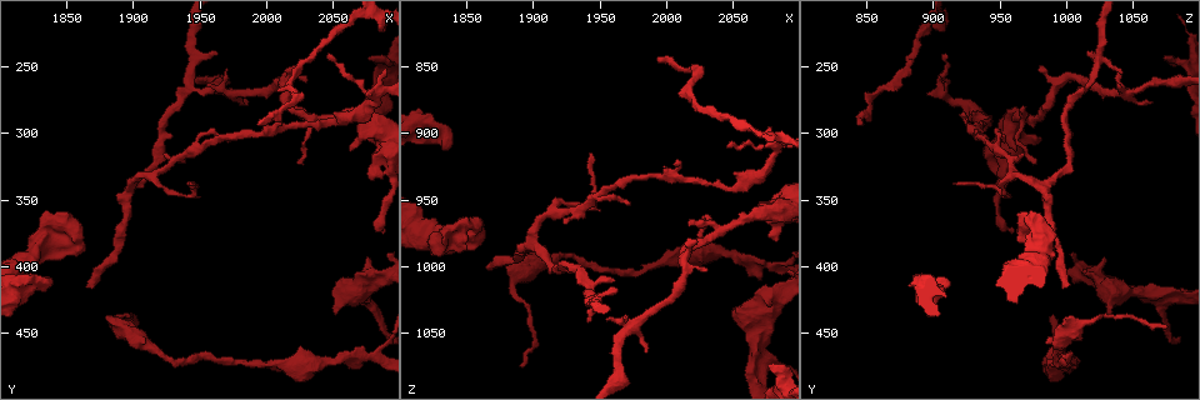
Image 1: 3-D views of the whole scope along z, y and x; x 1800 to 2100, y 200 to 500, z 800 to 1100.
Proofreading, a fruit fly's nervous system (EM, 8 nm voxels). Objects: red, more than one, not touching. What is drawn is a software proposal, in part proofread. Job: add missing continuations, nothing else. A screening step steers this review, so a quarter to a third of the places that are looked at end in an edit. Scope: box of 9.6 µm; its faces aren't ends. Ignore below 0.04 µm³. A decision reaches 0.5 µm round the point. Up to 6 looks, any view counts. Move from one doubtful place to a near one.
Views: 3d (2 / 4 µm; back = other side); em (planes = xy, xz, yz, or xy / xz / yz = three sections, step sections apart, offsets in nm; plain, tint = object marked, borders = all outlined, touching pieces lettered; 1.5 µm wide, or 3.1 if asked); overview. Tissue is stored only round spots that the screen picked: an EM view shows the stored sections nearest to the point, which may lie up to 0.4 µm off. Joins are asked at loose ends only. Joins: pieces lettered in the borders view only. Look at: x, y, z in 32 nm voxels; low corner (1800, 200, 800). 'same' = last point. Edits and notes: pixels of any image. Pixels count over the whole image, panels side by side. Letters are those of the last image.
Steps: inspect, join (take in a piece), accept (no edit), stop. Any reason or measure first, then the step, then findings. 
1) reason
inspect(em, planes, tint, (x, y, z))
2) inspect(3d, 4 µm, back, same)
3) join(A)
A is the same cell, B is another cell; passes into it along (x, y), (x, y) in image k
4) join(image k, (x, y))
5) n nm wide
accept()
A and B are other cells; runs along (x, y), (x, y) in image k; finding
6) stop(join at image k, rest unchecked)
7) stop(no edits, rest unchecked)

end of a long branch
inspect(3d, 2 µm, (1864, 412, 1004))

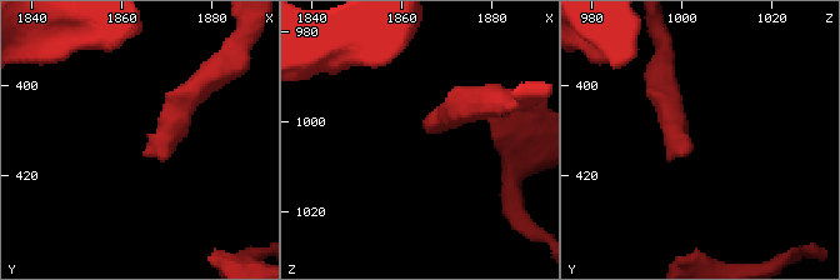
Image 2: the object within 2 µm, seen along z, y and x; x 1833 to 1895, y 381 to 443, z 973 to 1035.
shape alone is not enough
inspect(em, yz, step 8, borders, (1865, 414, 1001))

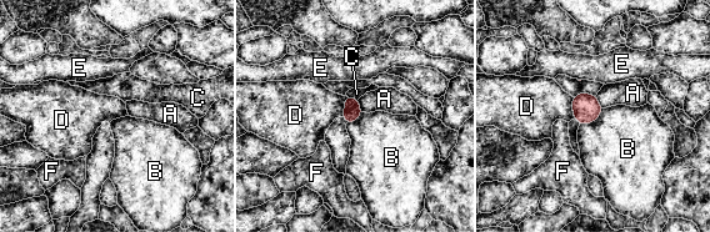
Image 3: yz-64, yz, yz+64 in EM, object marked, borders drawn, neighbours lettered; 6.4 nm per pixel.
cut it another way
inspect(em, planes, borders, same)

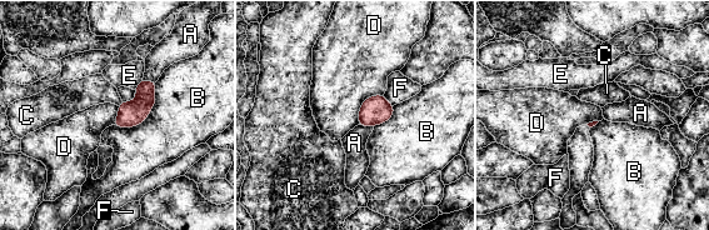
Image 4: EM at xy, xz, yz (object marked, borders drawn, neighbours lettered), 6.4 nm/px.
accept()
A, B, C, D, E and F are other cells; border along (383, 94), (363, 103), (358, 124) in image 4; no lettered piece goes on from it

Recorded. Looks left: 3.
thin end
inspect(3d, 2 µm, back, (1892, 444, 1076))

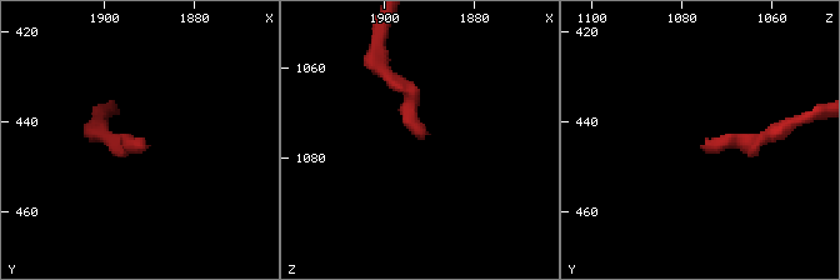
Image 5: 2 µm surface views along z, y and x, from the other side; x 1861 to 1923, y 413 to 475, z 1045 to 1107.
inspect(em, planes, borders, (1891, 445, 1075))

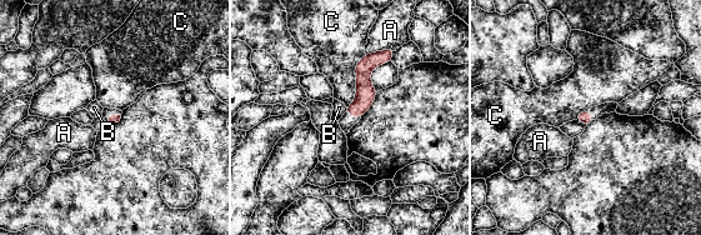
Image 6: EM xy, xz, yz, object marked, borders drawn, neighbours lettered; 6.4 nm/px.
C touches over 380 nm
accept()
A, B and C are other cells; border along (345, 108), (346, 111) in image 6; no lettered piece goes on from it

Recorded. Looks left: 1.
stop(no edits, rest unchecked)

